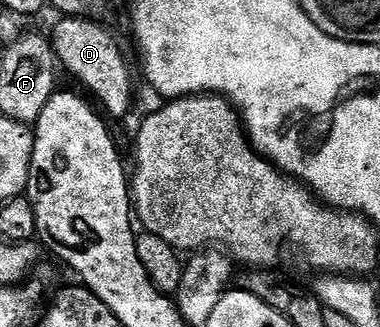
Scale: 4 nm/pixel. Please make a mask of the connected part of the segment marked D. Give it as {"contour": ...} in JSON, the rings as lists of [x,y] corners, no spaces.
{"contour":[[[61,18],[53,32],[51,48],[60,67],[64,71],[66,68],[83,87],[90,88],[97,95],[96,103],[106,113],[109,111],[113,116],[125,116],[133,104],[133,80],[129,77],[129,64],[120,46],[113,41],[112,34],[97,24],[100,23],[89,18]]]}

